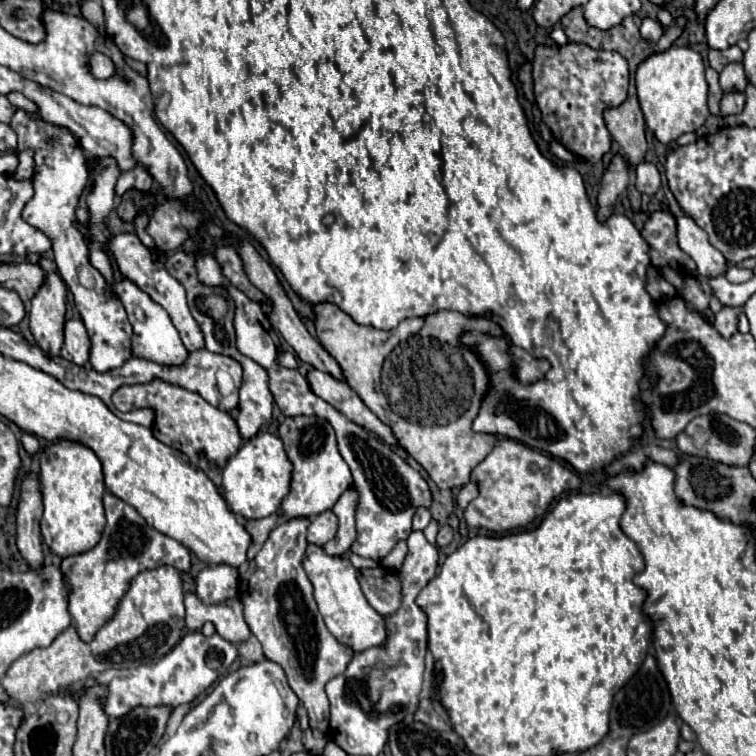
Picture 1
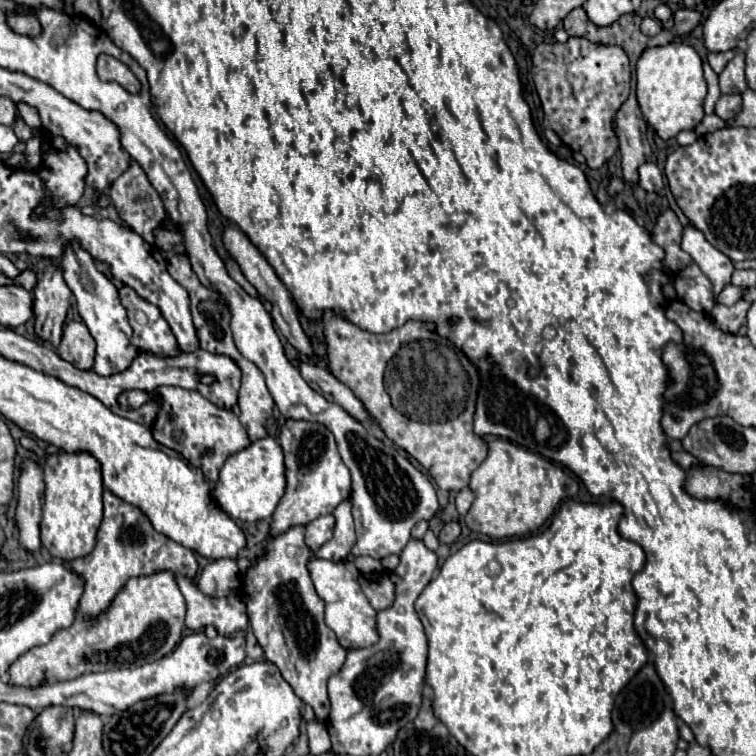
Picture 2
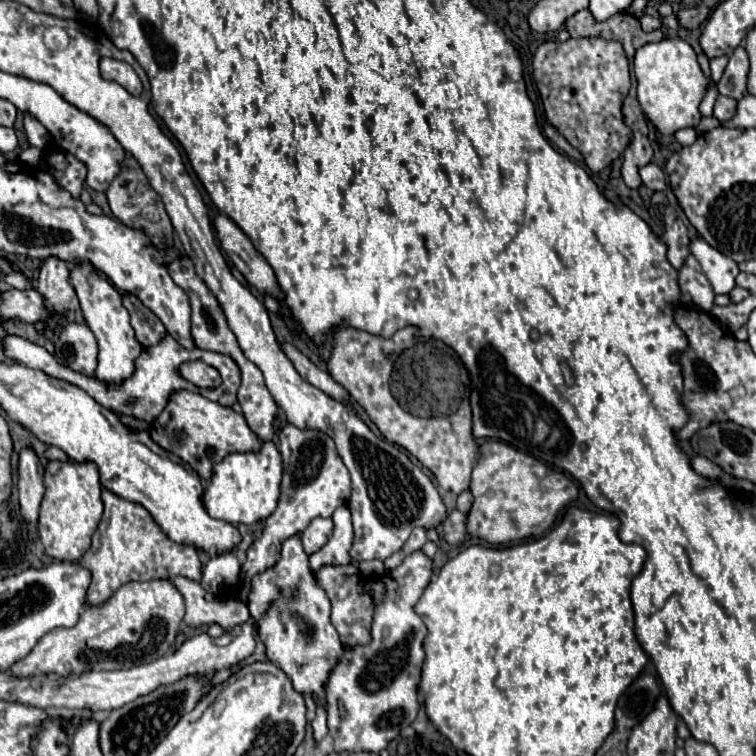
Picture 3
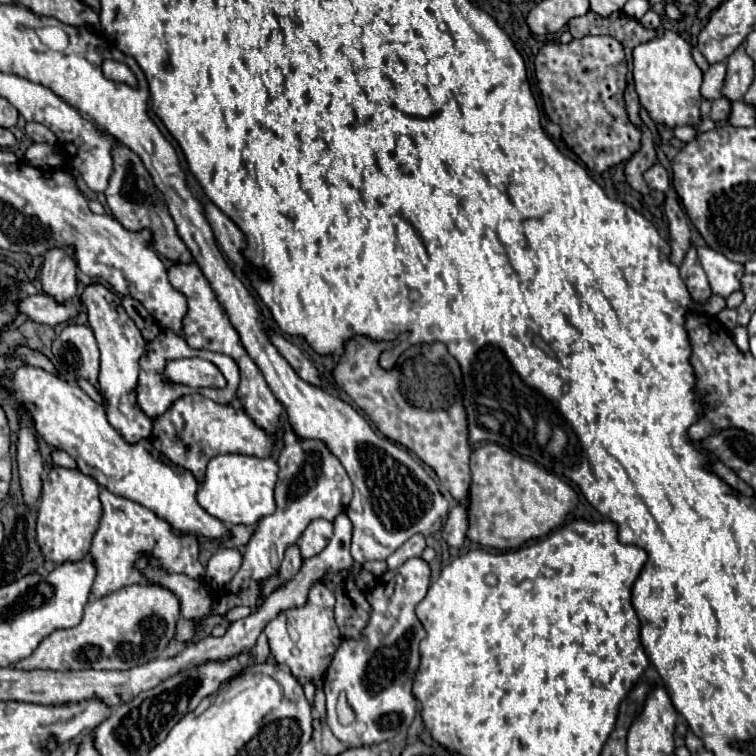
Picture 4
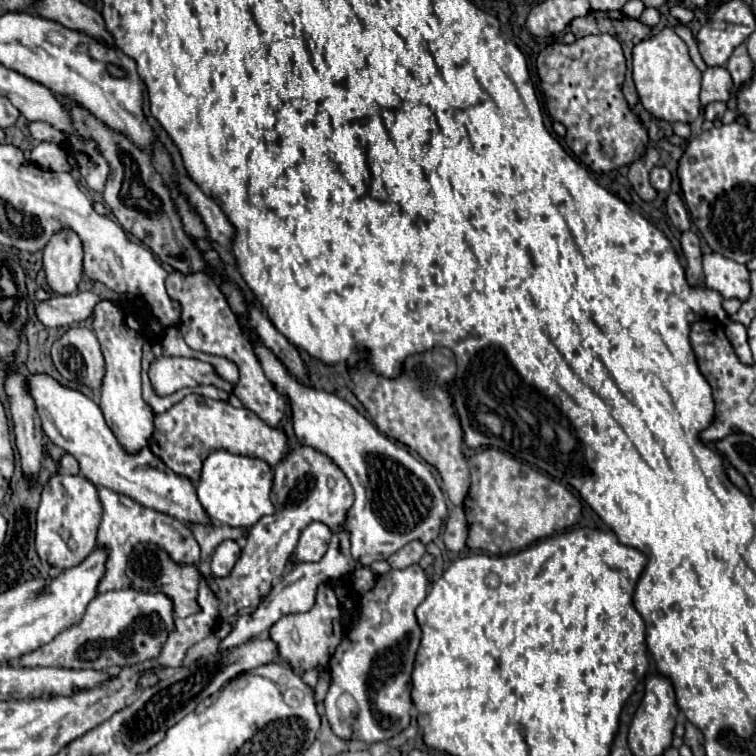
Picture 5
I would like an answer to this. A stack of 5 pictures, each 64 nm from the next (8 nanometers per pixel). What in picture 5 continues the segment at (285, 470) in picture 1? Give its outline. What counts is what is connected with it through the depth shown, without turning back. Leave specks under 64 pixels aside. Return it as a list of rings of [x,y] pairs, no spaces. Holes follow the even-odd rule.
[[[214,450],[202,466],[202,476],[198,482],[198,500],[204,506],[210,520],[228,524],[232,528],[254,526],[262,516],[274,514],[270,502],[272,488],[272,468],[258,458],[230,454],[226,450]]]

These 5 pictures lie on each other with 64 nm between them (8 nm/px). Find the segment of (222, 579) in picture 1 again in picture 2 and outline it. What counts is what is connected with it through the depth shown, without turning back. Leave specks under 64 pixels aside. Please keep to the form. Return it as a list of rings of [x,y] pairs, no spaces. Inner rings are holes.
[[[232,558],[210,560],[198,576],[198,588],[208,596],[228,596],[240,586],[240,568]]]

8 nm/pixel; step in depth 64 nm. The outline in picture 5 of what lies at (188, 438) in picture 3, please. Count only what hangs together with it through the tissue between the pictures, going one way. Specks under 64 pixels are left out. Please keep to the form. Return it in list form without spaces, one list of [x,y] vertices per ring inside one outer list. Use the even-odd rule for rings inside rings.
[[[190,394],[168,412],[154,416],[154,434],[150,450],[178,476],[190,478],[194,484],[200,480],[202,462],[216,448],[224,448],[232,454],[256,456],[270,466],[276,466],[292,450],[288,434],[278,428],[270,428],[248,408],[234,408],[230,402],[212,400],[206,396]]]

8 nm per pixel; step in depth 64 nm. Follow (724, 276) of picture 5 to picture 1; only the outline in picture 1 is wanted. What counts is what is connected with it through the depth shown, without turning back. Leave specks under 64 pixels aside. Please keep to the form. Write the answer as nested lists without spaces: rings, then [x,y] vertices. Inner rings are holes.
[[[688,216],[678,218],[678,244],[696,262],[702,276],[718,278],[728,272],[728,262],[722,252],[708,242],[708,234]]]

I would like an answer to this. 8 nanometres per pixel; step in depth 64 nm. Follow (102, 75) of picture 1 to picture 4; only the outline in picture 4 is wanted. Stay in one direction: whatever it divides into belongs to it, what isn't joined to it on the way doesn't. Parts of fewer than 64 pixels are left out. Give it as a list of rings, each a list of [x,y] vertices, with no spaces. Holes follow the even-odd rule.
[[[106,60],[102,64],[102,70],[104,70],[104,76],[114,80],[114,82],[126,82],[130,86],[136,86],[136,78],[132,76],[132,72],[126,64],[120,64],[116,60]]]

